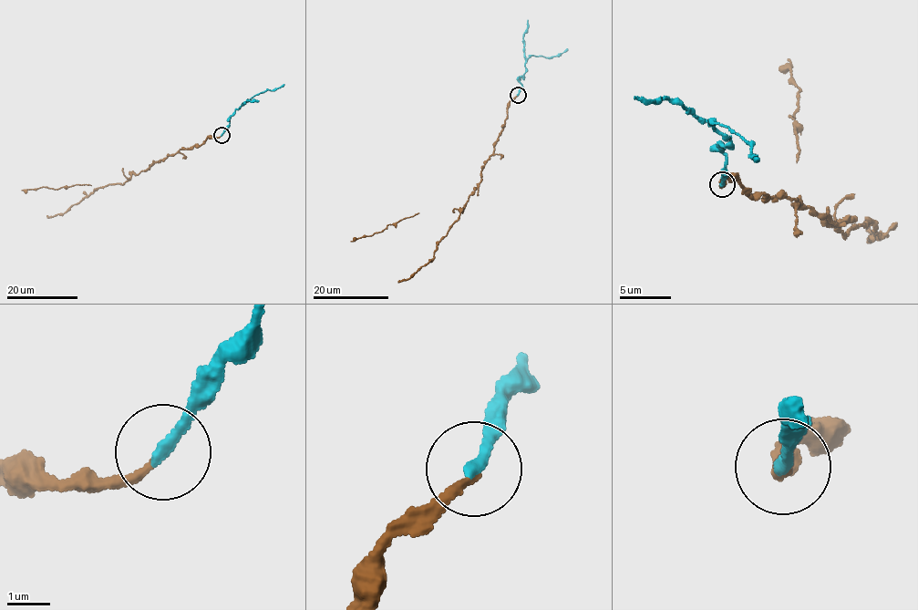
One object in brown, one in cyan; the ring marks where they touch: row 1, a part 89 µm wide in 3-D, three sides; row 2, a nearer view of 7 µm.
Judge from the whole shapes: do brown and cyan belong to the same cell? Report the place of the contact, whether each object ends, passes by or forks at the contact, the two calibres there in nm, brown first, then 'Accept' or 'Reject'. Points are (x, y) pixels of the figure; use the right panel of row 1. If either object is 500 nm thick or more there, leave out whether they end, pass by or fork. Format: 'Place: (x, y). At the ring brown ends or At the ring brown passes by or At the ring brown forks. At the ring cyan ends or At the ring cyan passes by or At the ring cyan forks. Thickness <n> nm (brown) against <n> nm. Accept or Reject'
Place: (722, 184). At the ring brown ends. At the ring cyan ends. Thickness 130 nm (brown) against 280 nm. Accept

